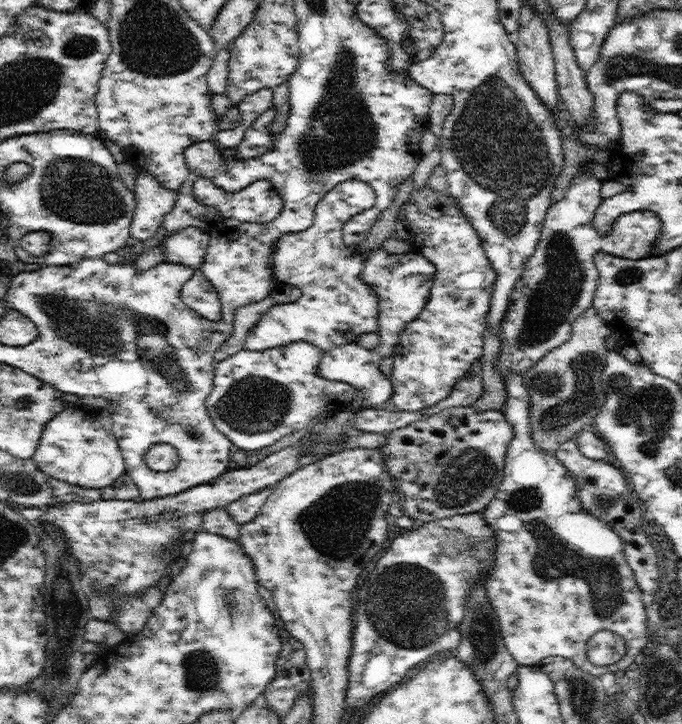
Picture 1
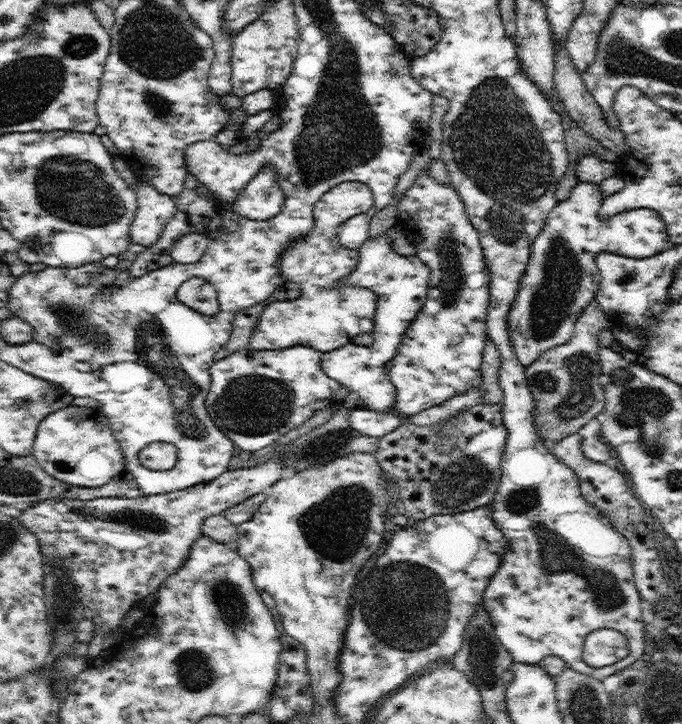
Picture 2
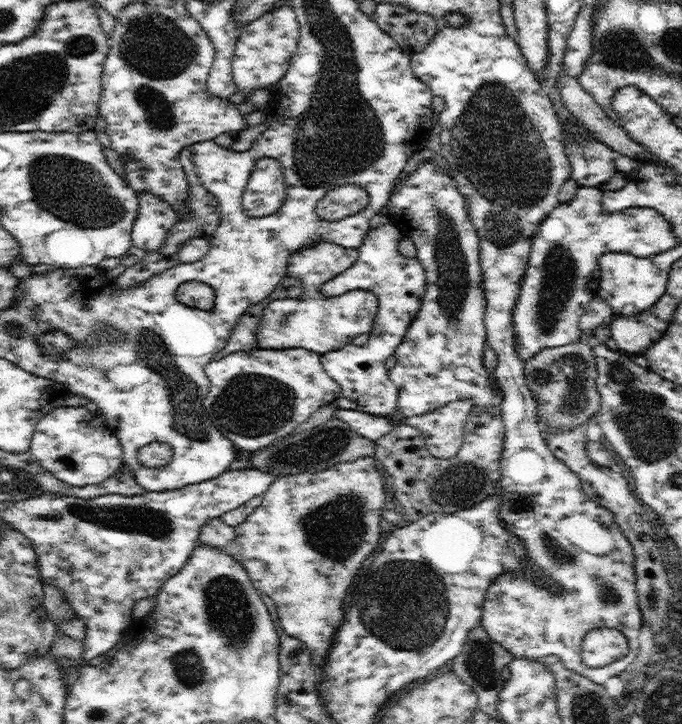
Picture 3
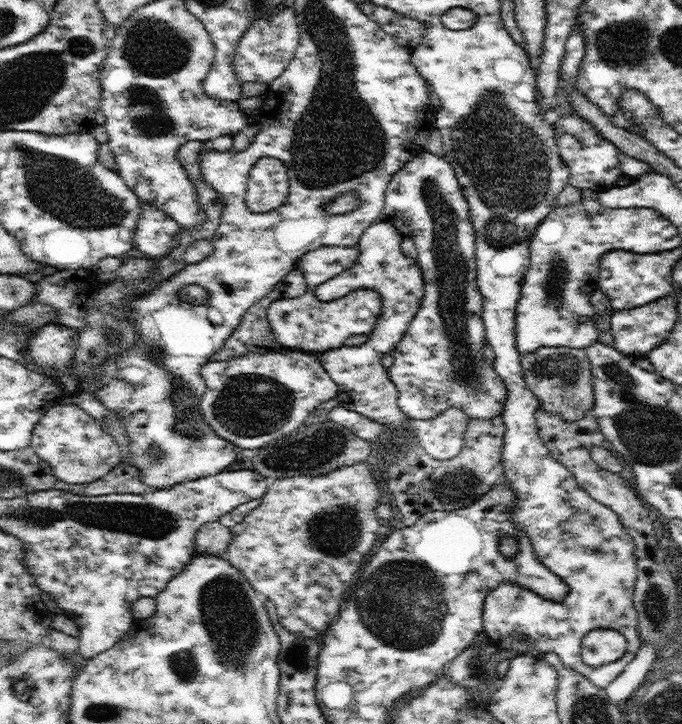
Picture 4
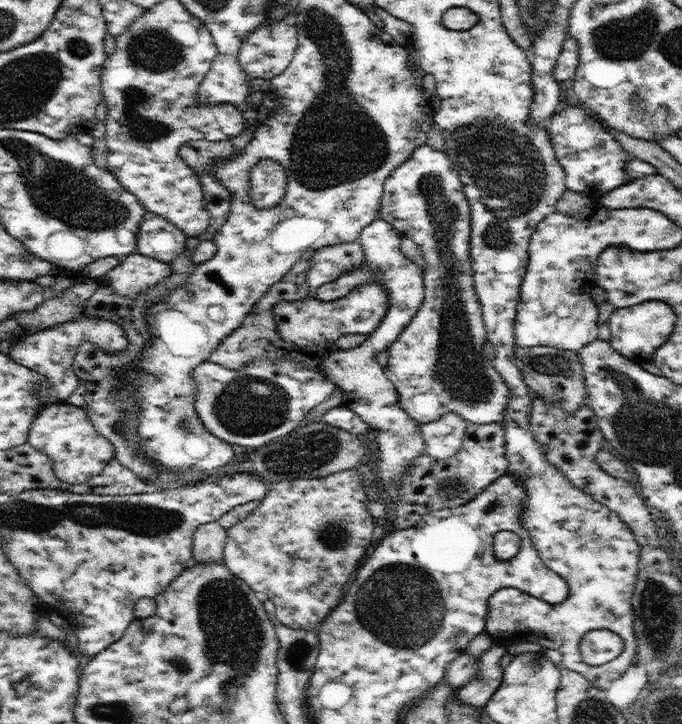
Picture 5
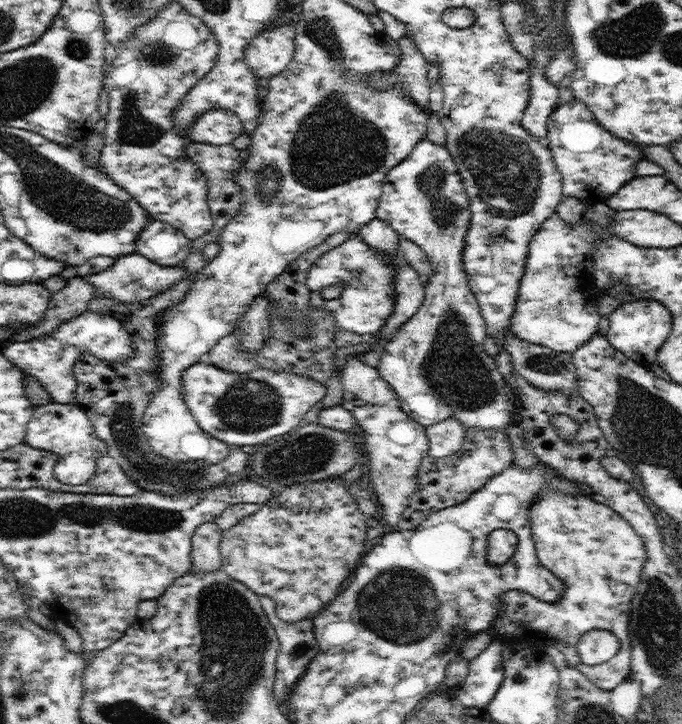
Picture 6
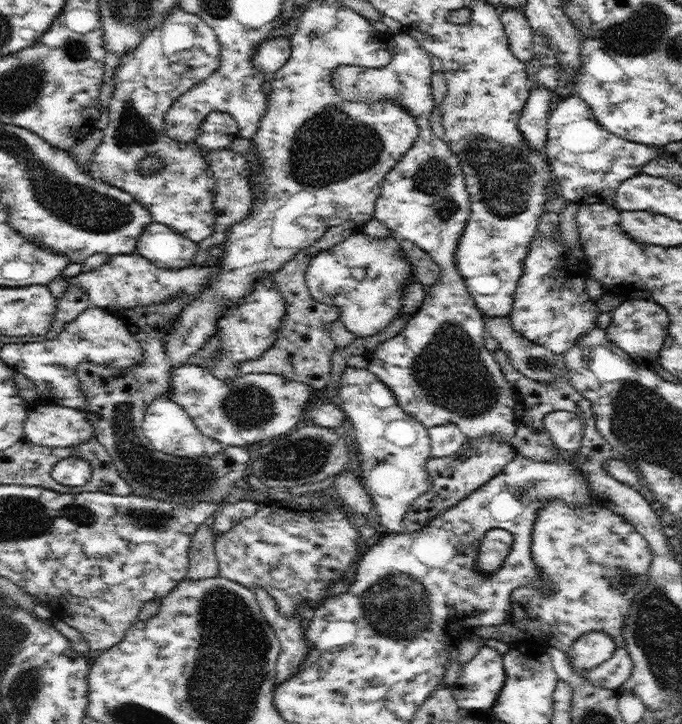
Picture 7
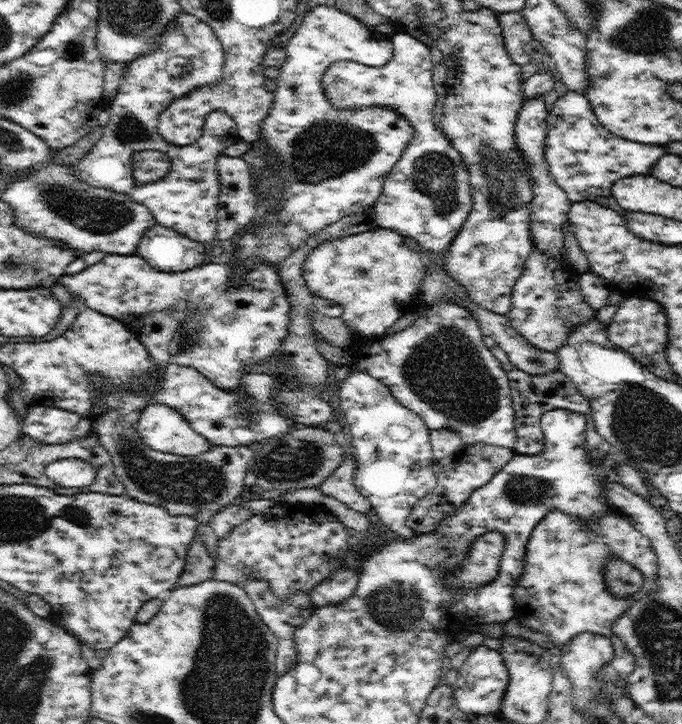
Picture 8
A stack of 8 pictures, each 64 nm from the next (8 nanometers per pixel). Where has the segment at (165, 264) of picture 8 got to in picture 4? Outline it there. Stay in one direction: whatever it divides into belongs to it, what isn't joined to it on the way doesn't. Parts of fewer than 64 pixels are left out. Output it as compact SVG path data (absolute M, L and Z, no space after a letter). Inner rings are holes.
M141 203L141 213L133 236L134 247L152 259L169 255L169 250L177 245L180 231L177 222L167 212L152 203Z

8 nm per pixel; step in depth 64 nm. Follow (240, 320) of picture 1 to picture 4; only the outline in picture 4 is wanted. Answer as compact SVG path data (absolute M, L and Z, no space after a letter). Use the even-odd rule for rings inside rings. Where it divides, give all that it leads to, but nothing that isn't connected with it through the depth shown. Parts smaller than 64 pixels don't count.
M297 268L292 269L276 286L270 291L270 294L261 298L256 304L253 304L242 315L238 328L234 330L234 333L230 338L226 339L220 352L214 353L212 361L227 361L240 355L250 354L251 352L263 353L263 352L284 352L290 351L286 346L277 344L274 337L272 337L272 329L270 329L267 319L266 311L268 306L274 301L282 301L287 299L293 299L297 296L302 296L306 292L307 284L301 270Z

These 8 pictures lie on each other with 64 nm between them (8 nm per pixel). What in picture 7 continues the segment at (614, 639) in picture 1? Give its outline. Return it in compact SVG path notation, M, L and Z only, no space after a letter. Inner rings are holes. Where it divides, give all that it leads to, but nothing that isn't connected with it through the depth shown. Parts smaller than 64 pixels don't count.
M588 631L580 635L567 654L570 668L578 672L582 680L587 680L588 672L613 661L615 640L604 631Z

